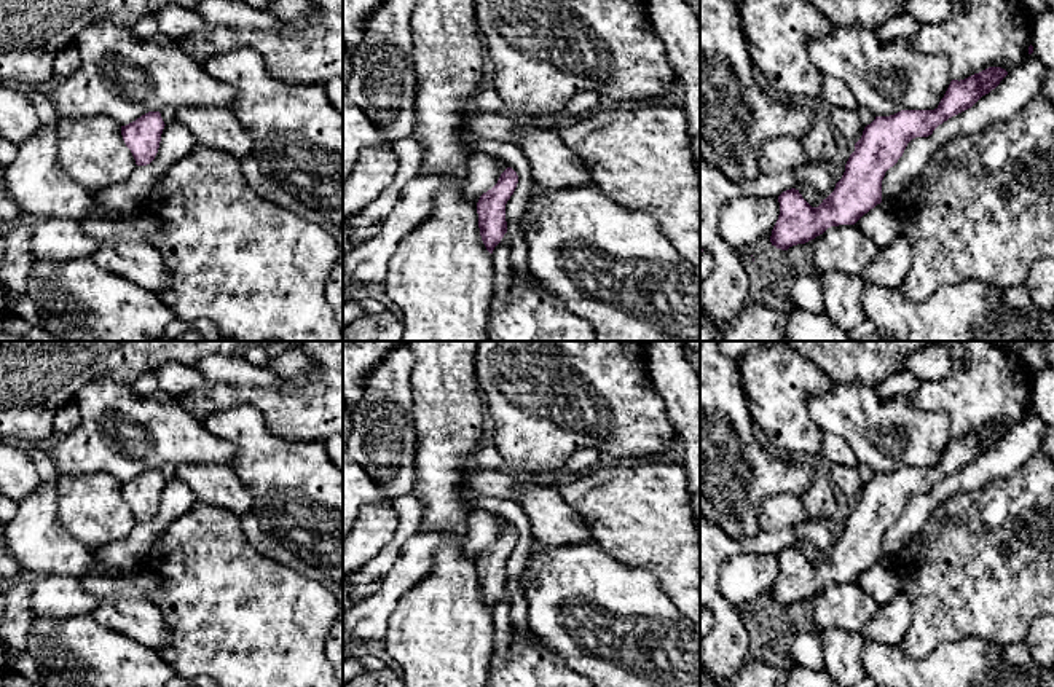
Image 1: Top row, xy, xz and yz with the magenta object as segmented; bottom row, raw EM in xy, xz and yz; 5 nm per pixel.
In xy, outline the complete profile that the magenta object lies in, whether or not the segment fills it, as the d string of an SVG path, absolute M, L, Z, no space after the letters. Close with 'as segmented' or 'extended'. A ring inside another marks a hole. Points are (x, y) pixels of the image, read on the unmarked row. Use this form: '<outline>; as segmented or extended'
M148 469L136 478L121 483L123 497L137 523L147 523L155 516L164 483L159 469Z; as segmented

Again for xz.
M507 524L498 540L483 550L477 559L480 593L490 610L507 590L505 561L513 552L517 540L517 529Z; as segmented

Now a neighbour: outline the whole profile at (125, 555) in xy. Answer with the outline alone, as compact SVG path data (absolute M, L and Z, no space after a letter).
M179 477L164 483L155 516L147 523L136 523L129 536L123 540L94 550L96 566L91 577L102 575L105 569L129 572L150 553L158 537L171 523L187 513L195 504L195 496L188 485Z

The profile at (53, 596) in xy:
M40 575L33 580L30 610L35 618L92 615L97 604L99 598L83 590L80 579Z

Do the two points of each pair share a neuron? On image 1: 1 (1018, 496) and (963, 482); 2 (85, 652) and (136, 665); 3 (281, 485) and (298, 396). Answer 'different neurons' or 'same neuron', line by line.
1: different neurons
2: same neuron
3: different neurons

